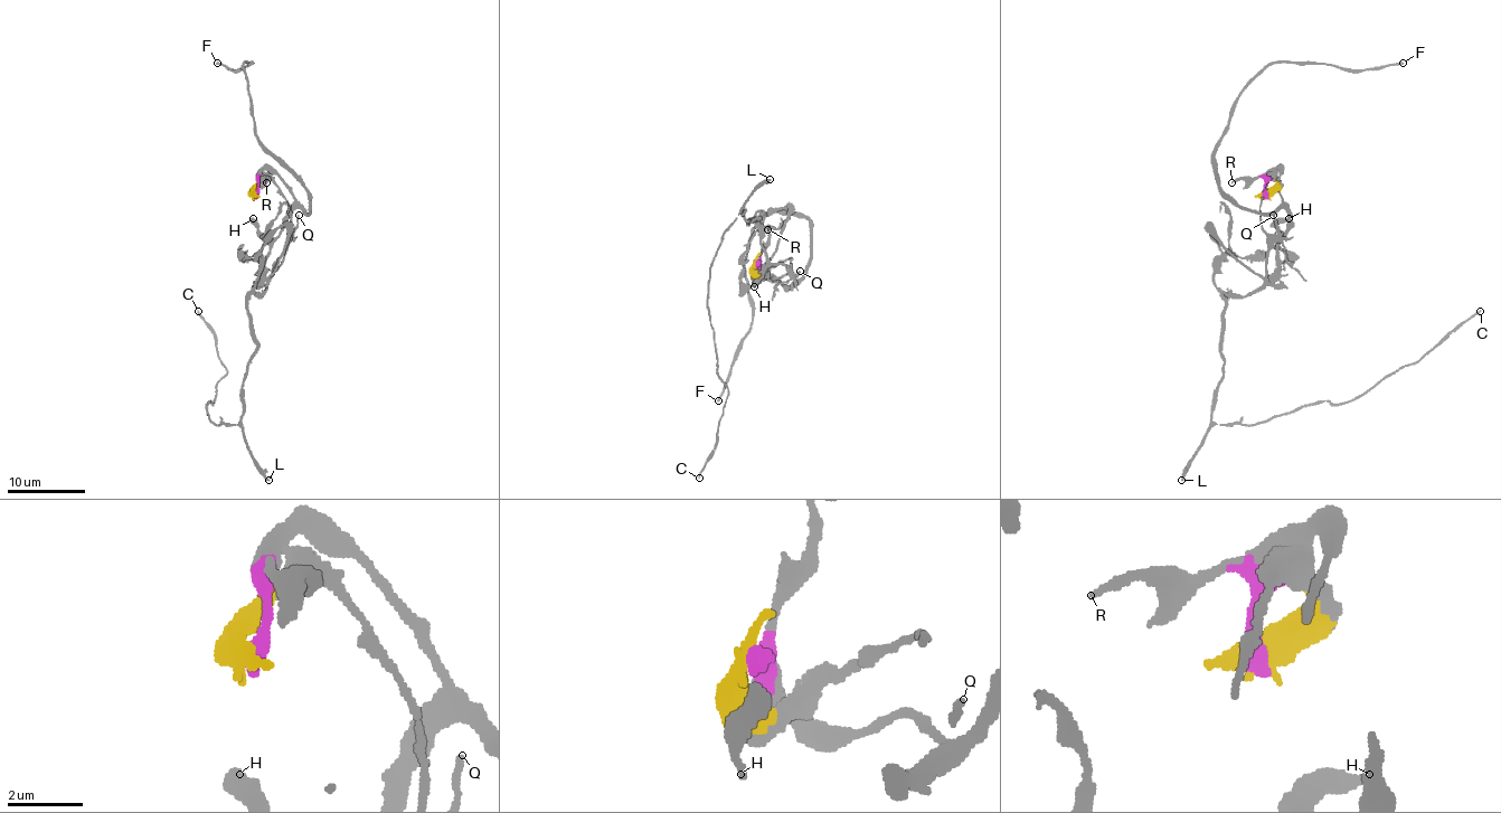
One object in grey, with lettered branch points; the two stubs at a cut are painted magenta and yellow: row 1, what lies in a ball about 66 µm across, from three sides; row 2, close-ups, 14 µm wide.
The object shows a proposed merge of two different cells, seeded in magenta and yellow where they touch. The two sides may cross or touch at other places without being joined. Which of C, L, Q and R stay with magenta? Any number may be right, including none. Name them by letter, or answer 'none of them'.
R

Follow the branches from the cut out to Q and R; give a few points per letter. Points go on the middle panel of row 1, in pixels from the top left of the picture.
Q: (756, 262), (754, 270), (761, 273), (791, 257), (793, 275), (799, 272)
R: (756, 262), (768, 240), (768, 228)

